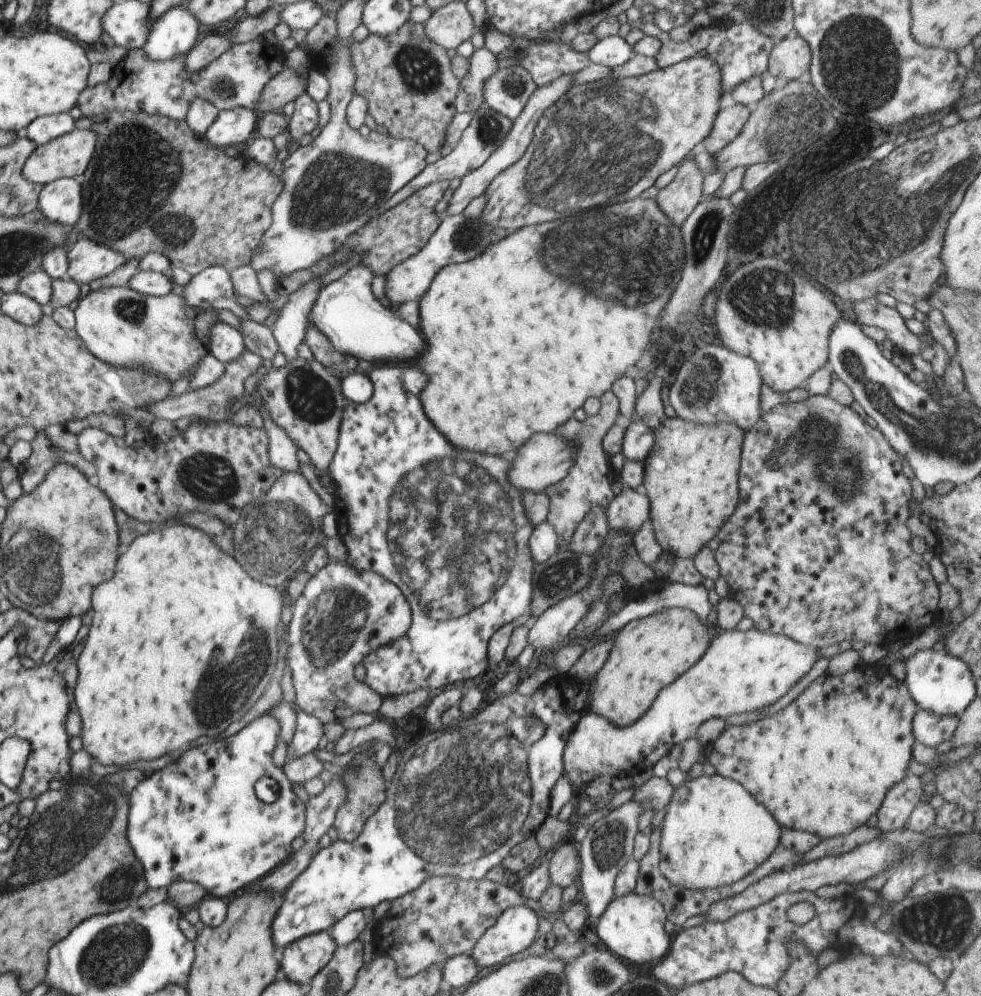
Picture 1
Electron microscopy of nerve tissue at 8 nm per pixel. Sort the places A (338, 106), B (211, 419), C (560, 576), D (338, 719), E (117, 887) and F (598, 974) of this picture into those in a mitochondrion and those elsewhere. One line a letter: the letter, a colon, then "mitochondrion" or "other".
A: other
B: other
C: mitochondrion
D: other
E: mitochondrion
F: mitochondrion

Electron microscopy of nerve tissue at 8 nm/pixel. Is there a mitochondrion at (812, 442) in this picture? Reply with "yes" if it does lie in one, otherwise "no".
yes

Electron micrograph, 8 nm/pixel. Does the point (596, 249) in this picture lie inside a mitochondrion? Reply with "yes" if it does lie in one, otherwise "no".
yes

